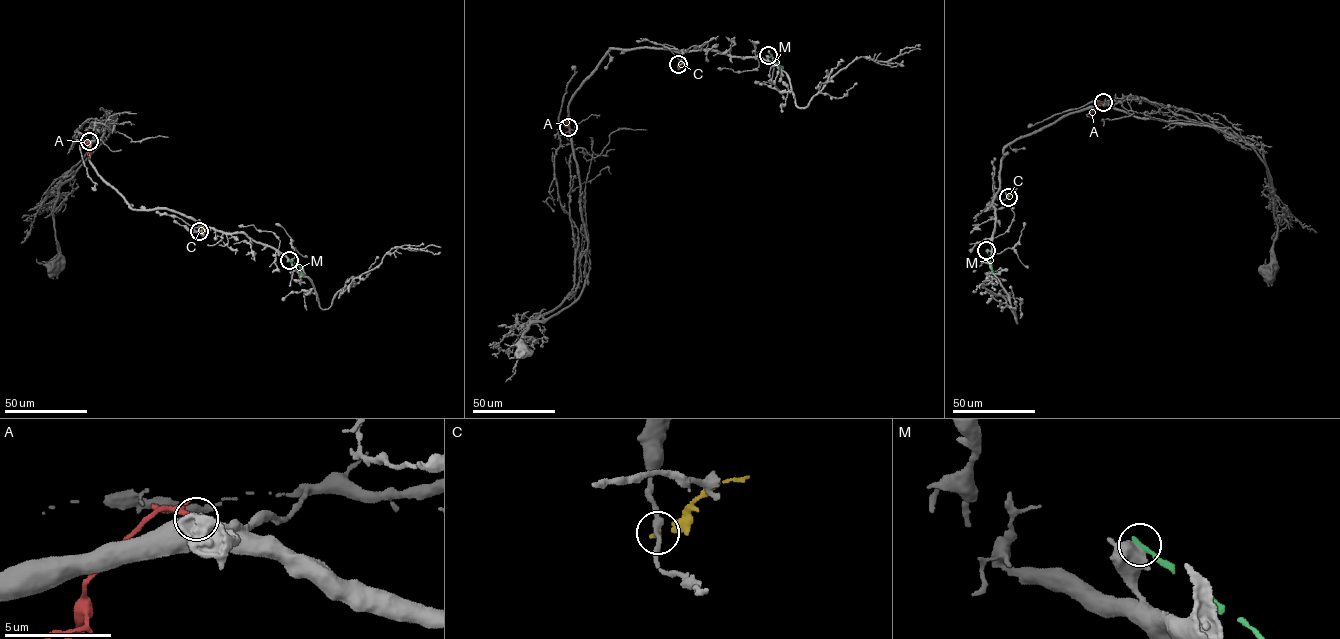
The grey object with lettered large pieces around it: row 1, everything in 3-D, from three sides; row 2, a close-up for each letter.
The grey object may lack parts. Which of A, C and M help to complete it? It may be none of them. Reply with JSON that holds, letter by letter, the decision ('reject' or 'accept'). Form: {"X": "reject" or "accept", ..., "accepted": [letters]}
{"A": "accept", "C": "reject", "M": "reject", "accepted": ["A"]}

